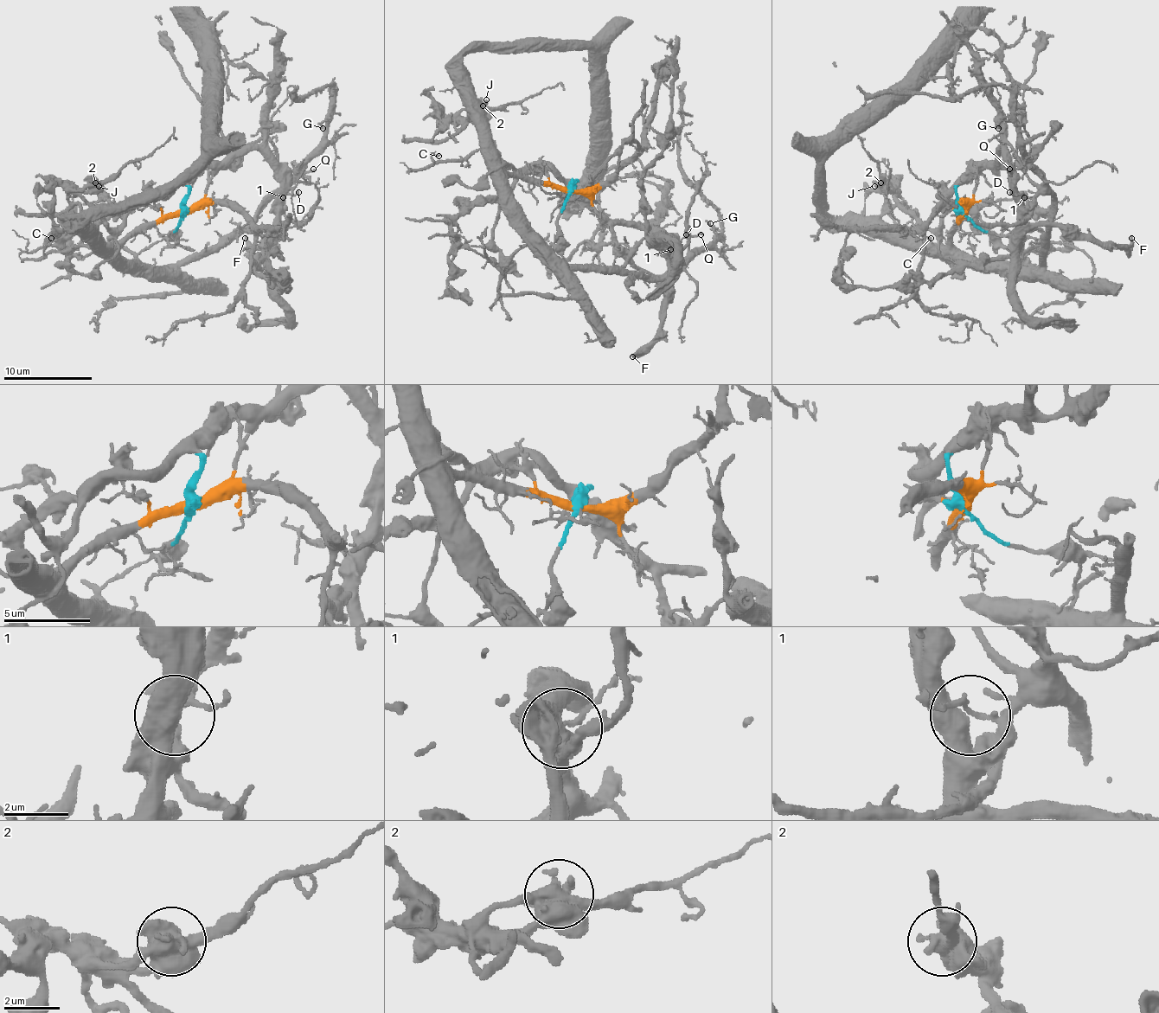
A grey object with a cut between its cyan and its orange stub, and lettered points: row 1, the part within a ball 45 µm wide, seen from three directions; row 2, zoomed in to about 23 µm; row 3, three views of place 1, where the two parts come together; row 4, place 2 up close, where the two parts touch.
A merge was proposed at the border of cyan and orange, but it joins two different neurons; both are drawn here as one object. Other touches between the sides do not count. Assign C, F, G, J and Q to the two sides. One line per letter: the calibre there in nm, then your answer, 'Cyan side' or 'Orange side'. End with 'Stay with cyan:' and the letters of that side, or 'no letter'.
C: Thickness 160 nm. Orange side
F: Thickness 300 nm. Cyan side
G: Thickness 160 nm. Orange side
J: Thickness 240 nm. Cyan side
Q: Thickness 140 nm. Orange side
Stay with cyan: F, J

